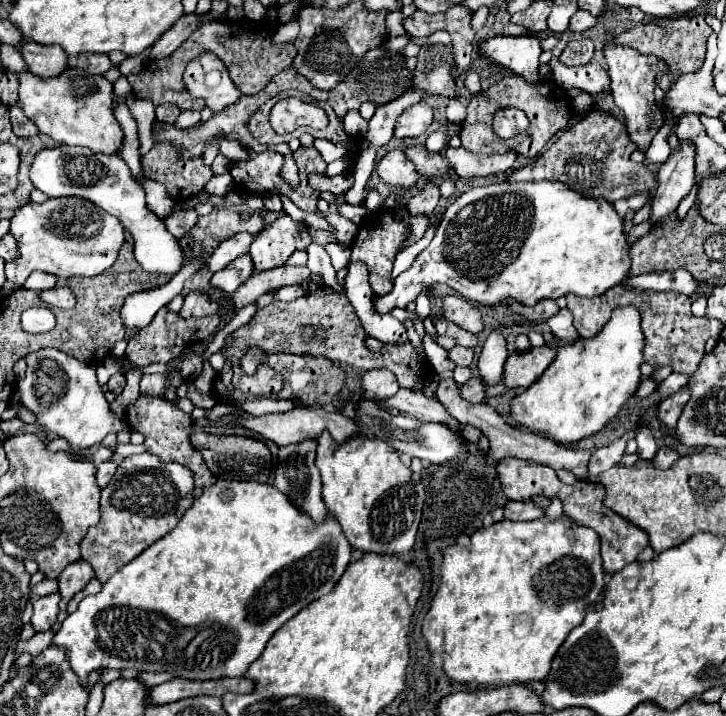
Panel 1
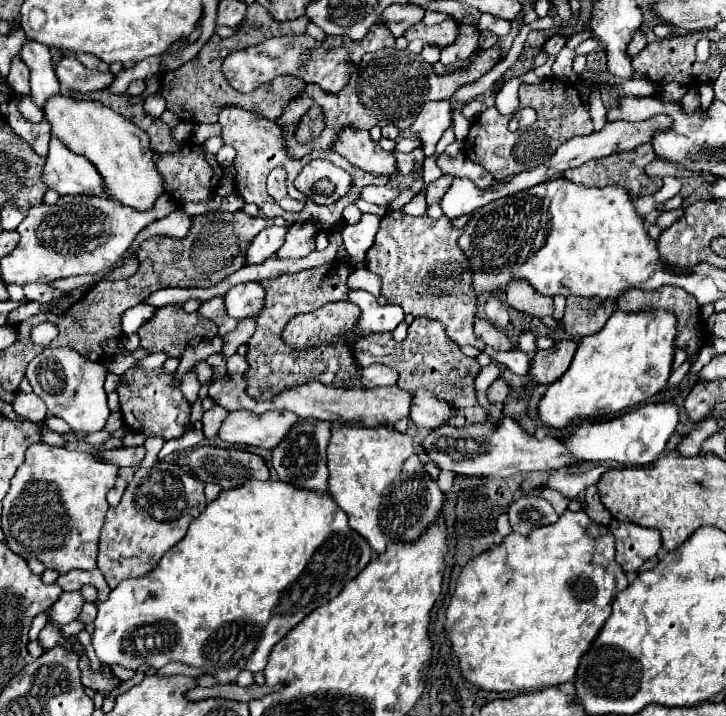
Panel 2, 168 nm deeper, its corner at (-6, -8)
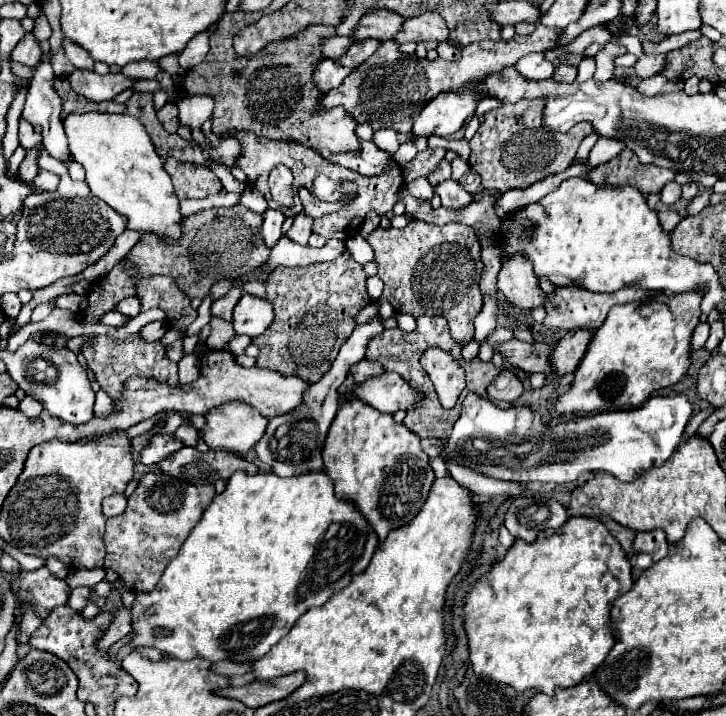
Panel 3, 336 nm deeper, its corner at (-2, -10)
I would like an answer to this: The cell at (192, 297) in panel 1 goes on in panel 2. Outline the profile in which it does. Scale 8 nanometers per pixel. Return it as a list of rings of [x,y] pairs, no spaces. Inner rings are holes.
[[[217,296],[217,298],[211,298],[207,302],[201,304],[201,308],[197,310],[201,316],[213,320],[217,326],[219,326],[219,332],[221,332],[221,338],[231,332],[235,326],[237,326],[237,320],[233,320],[227,312],[225,312],[225,304],[223,304],[223,296]]]

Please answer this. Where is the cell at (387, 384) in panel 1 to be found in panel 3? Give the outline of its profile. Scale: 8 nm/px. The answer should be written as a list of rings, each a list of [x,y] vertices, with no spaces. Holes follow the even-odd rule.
[[[361,360],[357,366],[353,366],[353,372],[351,374],[353,374],[353,378],[355,378],[357,384],[363,384],[369,378],[375,378],[379,374],[385,374],[385,370],[375,360]]]

